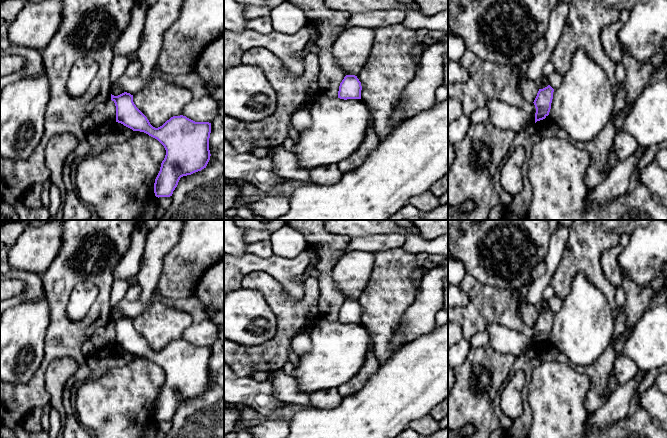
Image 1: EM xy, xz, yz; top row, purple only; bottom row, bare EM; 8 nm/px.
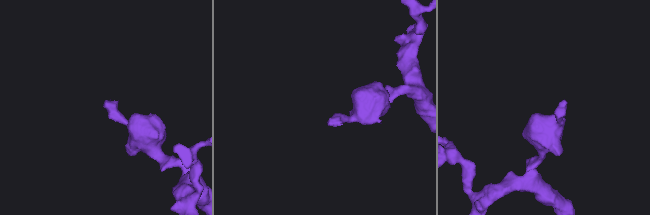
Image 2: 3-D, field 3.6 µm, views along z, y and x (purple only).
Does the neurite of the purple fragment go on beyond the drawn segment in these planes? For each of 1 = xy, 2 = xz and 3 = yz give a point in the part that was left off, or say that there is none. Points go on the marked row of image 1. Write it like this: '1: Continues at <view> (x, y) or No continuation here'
1: No continuation here
2: No continuation here
3: No continuation here

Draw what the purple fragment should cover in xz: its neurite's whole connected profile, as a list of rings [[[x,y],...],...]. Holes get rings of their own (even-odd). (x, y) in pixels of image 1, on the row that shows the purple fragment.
[[[346,75],[339,86],[338,98],[361,99],[361,82],[355,75]]]

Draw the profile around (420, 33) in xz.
[[[418,29],[416,31],[417,44],[414,50],[414,60],[416,62],[416,73],[420,69],[420,61],[421,61],[421,57],[425,49],[425,46],[423,44],[423,39],[425,36],[428,35],[428,31],[429,30],[427,29]]]

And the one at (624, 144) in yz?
[[[617,132],[614,136],[612,147],[619,161],[627,159],[638,149],[635,138],[626,132]]]

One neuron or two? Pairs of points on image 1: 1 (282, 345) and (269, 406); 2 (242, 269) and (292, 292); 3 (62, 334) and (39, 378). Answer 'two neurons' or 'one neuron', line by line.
1: two neurons
2: one neuron
3: one neuron

